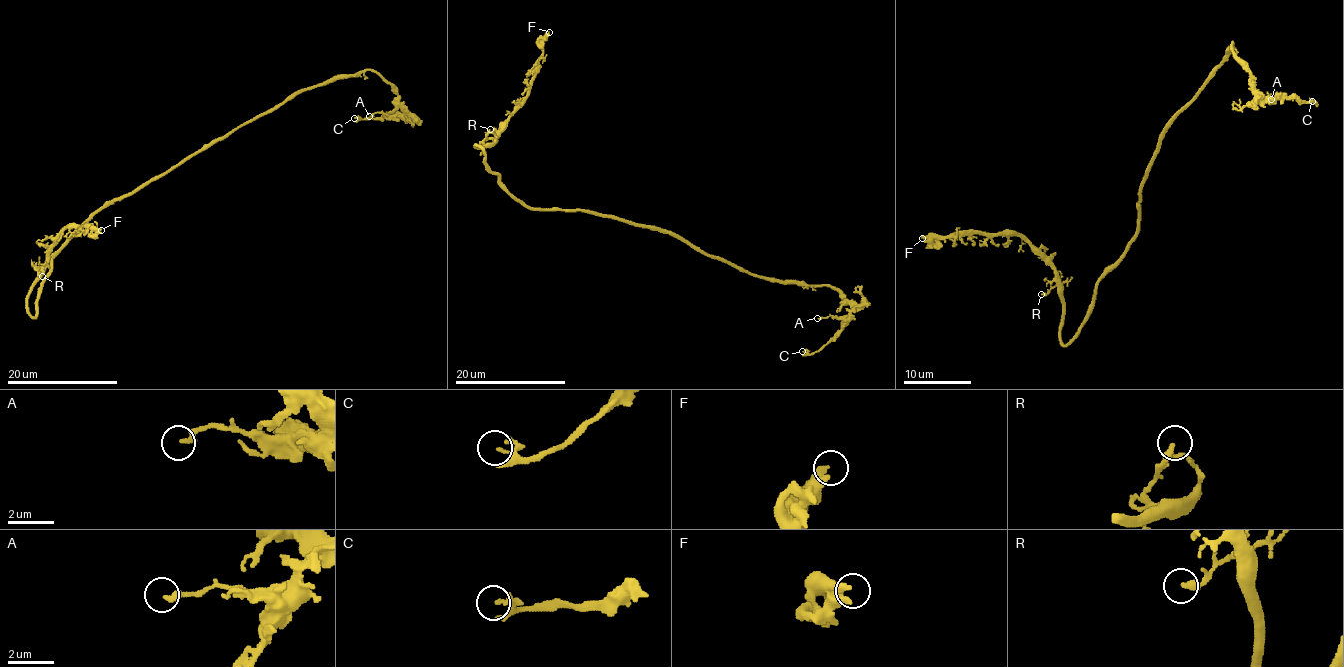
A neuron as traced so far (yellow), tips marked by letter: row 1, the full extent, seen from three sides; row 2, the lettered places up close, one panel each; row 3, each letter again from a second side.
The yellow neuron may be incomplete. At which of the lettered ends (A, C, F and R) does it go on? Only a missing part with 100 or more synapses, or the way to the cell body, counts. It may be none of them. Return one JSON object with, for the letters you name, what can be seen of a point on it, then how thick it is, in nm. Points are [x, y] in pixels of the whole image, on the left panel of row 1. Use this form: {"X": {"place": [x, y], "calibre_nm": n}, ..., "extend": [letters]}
{"F": {"place": [101, 230], "calibre_nm": 320}, "extend": ["F"]}

